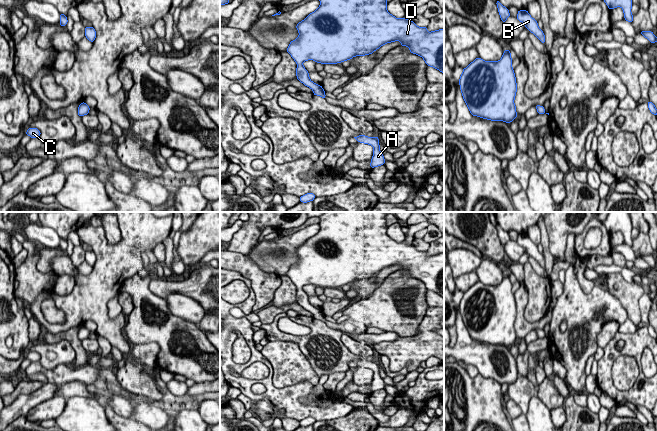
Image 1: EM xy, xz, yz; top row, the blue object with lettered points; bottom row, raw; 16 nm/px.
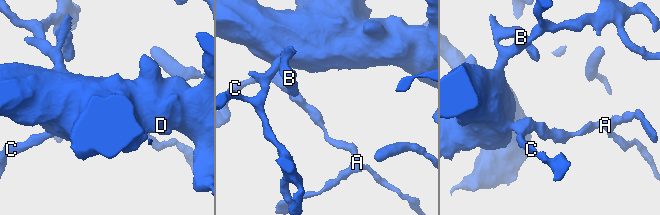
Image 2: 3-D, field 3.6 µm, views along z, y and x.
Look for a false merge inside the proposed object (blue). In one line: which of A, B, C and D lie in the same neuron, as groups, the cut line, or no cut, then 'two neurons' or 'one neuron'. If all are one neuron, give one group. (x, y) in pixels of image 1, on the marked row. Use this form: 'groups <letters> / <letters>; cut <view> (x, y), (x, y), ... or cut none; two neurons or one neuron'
groups A B C D; cut none; one neuron

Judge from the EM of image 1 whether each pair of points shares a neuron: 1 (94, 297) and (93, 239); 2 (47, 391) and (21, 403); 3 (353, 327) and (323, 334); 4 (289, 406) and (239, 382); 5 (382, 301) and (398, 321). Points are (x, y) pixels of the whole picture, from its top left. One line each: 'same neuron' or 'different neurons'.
1: same neuron
2: same neuron
3: different neurons
4: same neuron
5: same neuron

